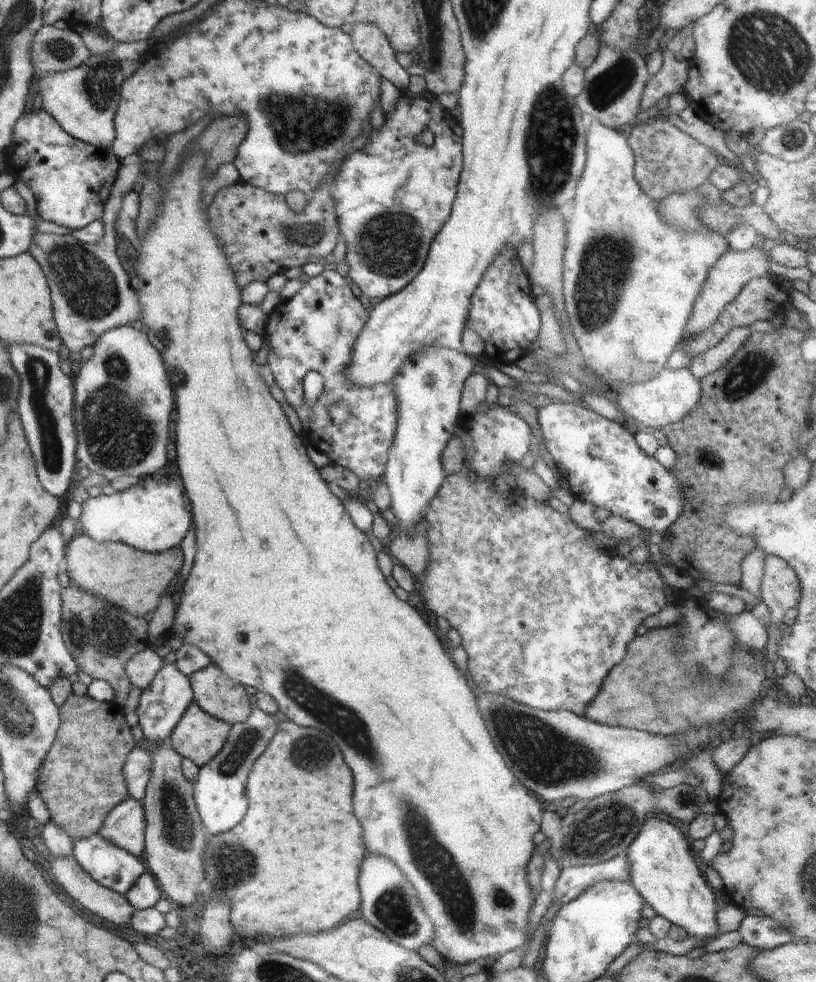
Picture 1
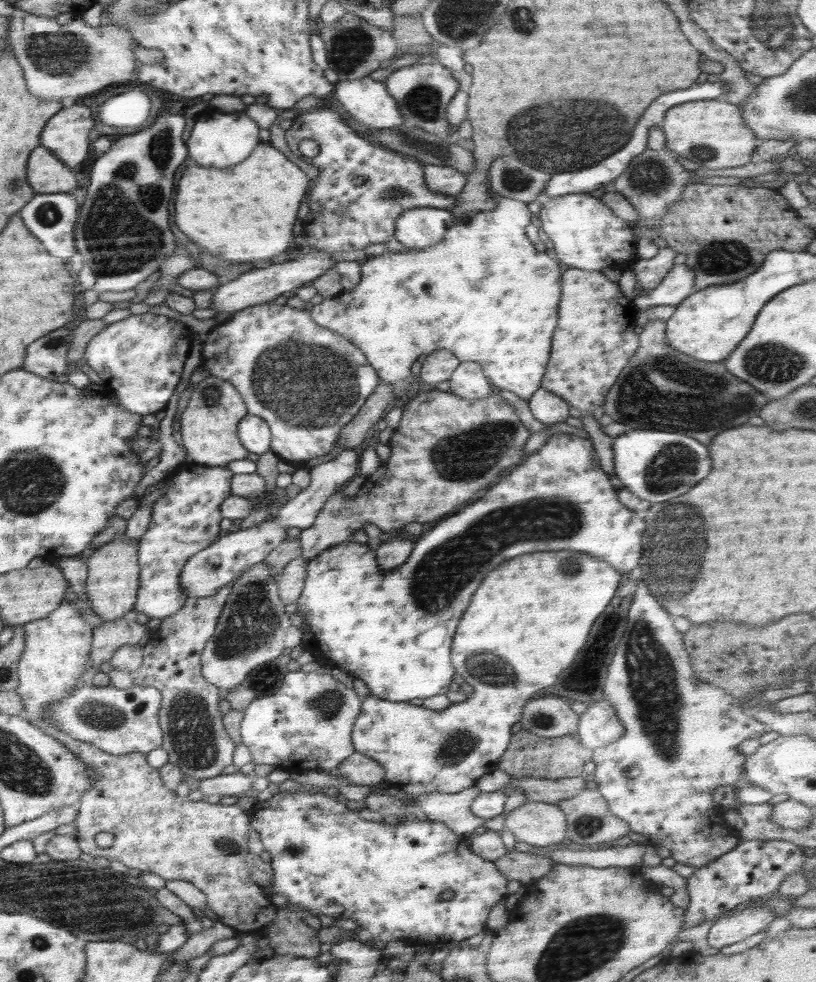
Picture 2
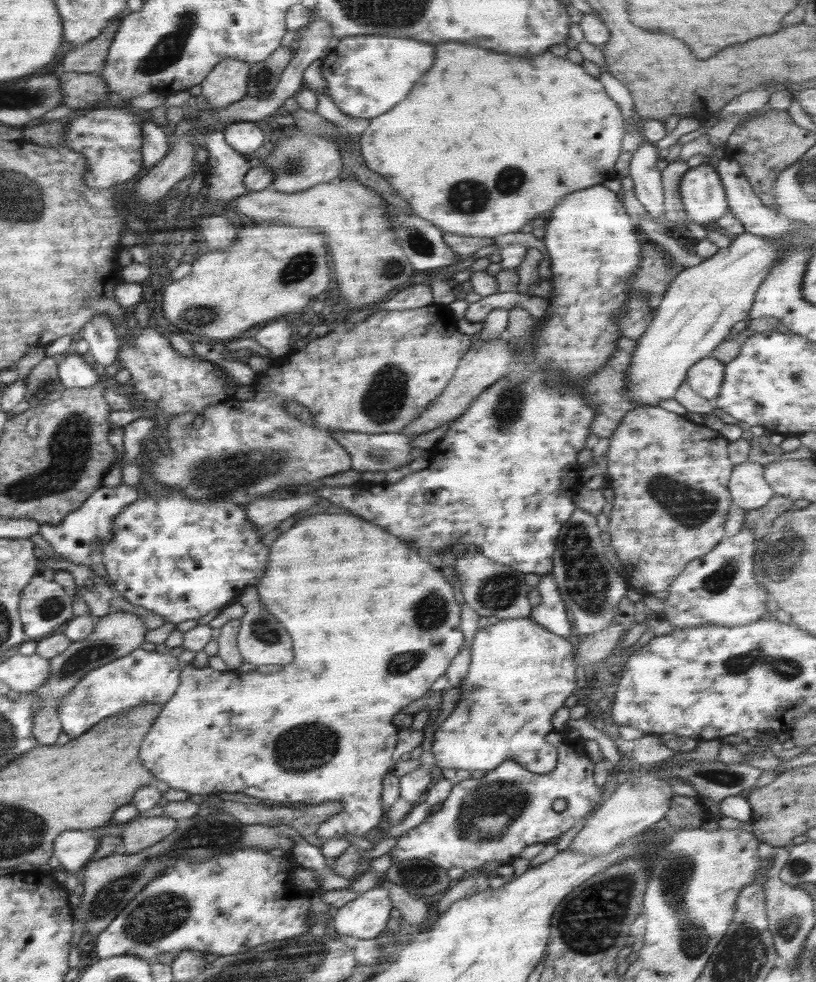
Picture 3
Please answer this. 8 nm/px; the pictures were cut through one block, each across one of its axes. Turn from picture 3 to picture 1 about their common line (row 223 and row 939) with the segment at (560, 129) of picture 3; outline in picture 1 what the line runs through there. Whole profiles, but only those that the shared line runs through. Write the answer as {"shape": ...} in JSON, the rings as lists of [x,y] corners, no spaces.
{"shape":[[[190,149],[184,151],[184,162],[180,174],[174,174],[164,184],[162,206],[160,214],[154,220],[152,228],[140,238],[140,256],[136,262],[136,292],[140,292],[140,304],[144,304],[144,316],[140,322],[148,326],[150,332],[156,336],[164,336],[168,340],[162,360],[166,366],[168,380],[176,394],[176,414],[178,414],[178,428],[176,428],[176,450],[178,458],[178,473],[182,479],[184,490],[190,496],[190,506],[194,520],[194,534],[196,534],[196,555],[192,570],[190,570],[182,586],[180,603],[174,612],[174,622],[169,629],[169,635],[179,636],[182,642],[200,648],[230,680],[244,686],[252,686],[258,692],[266,693],[277,702],[277,706],[290,721],[298,726],[318,728],[332,736],[338,748],[344,754],[344,762],[352,770],[354,776],[354,814],[364,828],[364,846],[366,852],[372,856],[384,856],[398,866],[404,878],[416,890],[422,910],[432,923],[434,936],[430,946],[454,964],[468,964],[482,960],[482,958],[499,958],[510,950],[518,950],[526,944],[528,934],[528,914],[532,908],[532,892],[526,880],[526,866],[534,853],[534,834],[540,831],[542,808],[538,798],[534,798],[508,768],[502,756],[496,752],[490,734],[478,714],[476,700],[472,688],[462,678],[458,668],[452,664],[448,654],[444,652],[438,636],[428,628],[428,624],[418,618],[418,612],[408,604],[394,596],[390,586],[386,584],[382,572],[376,564],[374,548],[370,546],[366,533],[356,528],[350,520],[350,512],[346,512],[348,505],[340,502],[326,486],[324,478],[318,474],[316,466],[310,462],[302,440],[292,430],[286,414],[282,412],[280,404],[270,394],[264,378],[254,364],[252,350],[244,342],[244,330],[238,322],[238,308],[242,306],[240,288],[236,284],[234,272],[224,256],[224,250],[210,230],[206,210],[202,206],[202,180],[204,180],[204,164],[206,154],[198,152],[192,154]]]}

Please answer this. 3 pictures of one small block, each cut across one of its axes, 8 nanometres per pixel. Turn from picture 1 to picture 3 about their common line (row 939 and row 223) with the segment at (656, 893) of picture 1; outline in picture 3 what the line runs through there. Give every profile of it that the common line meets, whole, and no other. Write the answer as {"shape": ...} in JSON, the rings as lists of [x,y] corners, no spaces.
{"shape":[[[704,163],[696,168],[690,168],[680,182],[681,202],[684,206],[687,219],[690,222],[694,222],[694,224],[711,227],[714,221],[729,212],[727,196],[724,189],[716,170],[708,164]]]}

